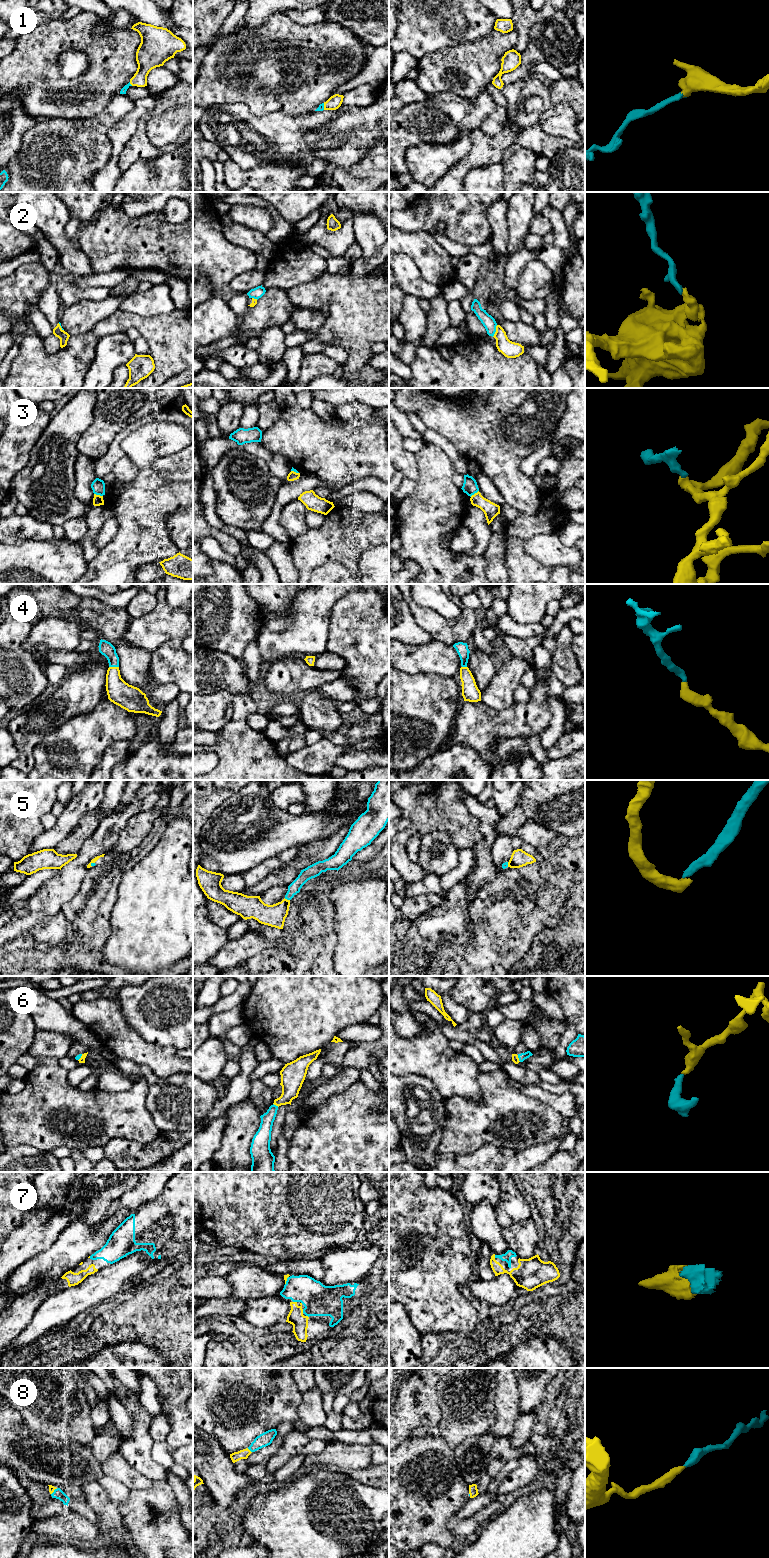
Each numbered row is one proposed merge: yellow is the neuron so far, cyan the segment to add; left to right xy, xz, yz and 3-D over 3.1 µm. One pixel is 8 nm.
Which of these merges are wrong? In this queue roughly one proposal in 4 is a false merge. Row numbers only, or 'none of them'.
2, 3

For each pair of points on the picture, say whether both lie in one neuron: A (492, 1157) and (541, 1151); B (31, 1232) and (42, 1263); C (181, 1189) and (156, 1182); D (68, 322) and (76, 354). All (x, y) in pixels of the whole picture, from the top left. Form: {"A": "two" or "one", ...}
{"A": "one", "B": "two", "C": "two", "D": "two"}

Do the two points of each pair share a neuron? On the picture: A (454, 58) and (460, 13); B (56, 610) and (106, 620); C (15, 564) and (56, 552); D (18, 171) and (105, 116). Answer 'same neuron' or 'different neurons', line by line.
A: different neurons
B: different neurons
C: same neuron
D: same neuron

